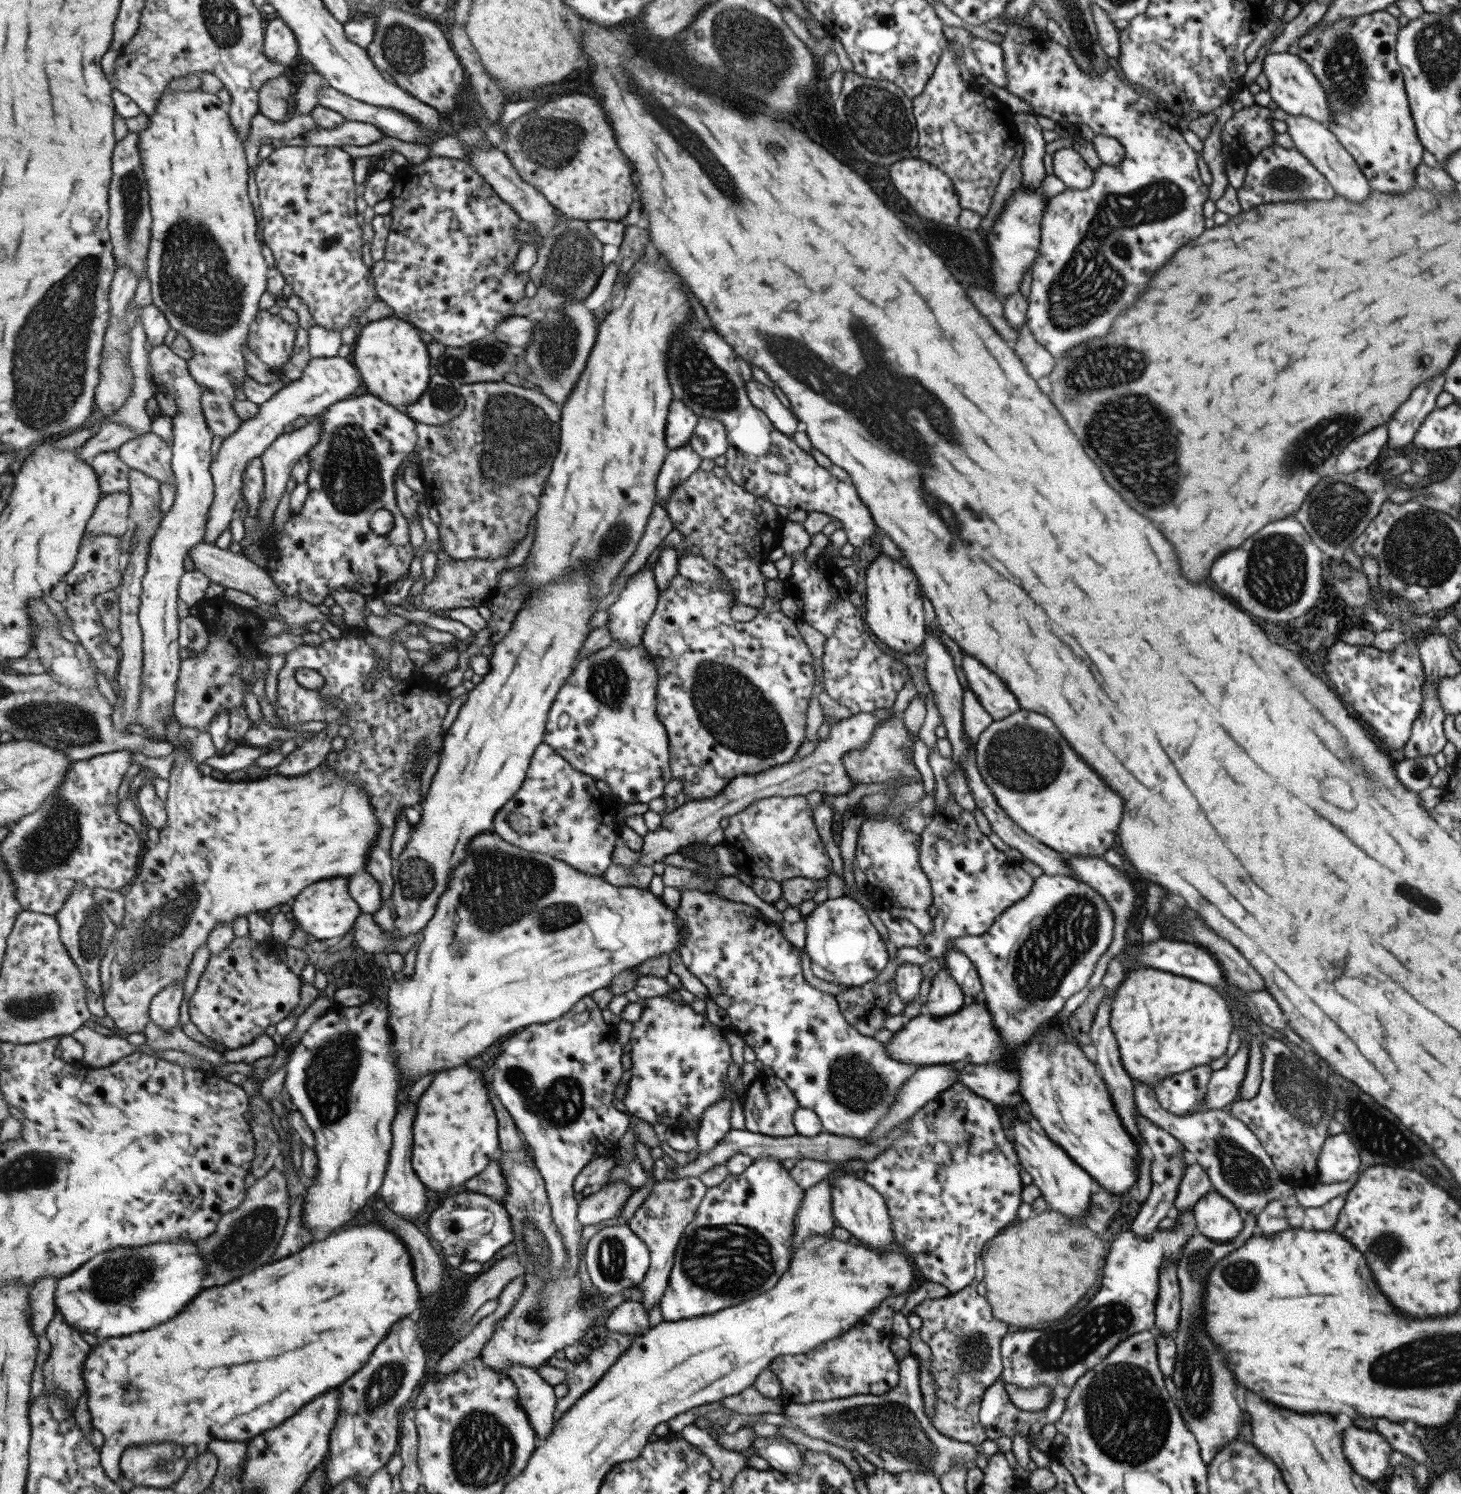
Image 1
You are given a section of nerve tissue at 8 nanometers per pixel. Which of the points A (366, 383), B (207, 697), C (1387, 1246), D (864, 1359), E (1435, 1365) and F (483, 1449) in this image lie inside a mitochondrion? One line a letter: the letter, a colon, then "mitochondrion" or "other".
A: other
B: other
C: mitochondrion
D: other
E: mitochondrion
F: mitochondrion

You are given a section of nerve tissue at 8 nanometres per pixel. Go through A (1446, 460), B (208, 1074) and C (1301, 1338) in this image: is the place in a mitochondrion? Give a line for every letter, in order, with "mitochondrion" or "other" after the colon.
A: other
B: other
C: other

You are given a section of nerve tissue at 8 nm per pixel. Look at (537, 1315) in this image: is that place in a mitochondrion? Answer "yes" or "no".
yes

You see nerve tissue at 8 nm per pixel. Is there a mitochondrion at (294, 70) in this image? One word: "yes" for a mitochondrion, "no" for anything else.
no

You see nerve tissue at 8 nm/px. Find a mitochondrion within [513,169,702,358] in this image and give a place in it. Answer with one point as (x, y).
(572, 259)

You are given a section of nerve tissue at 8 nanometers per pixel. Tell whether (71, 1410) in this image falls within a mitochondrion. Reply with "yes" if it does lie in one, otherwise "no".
no

